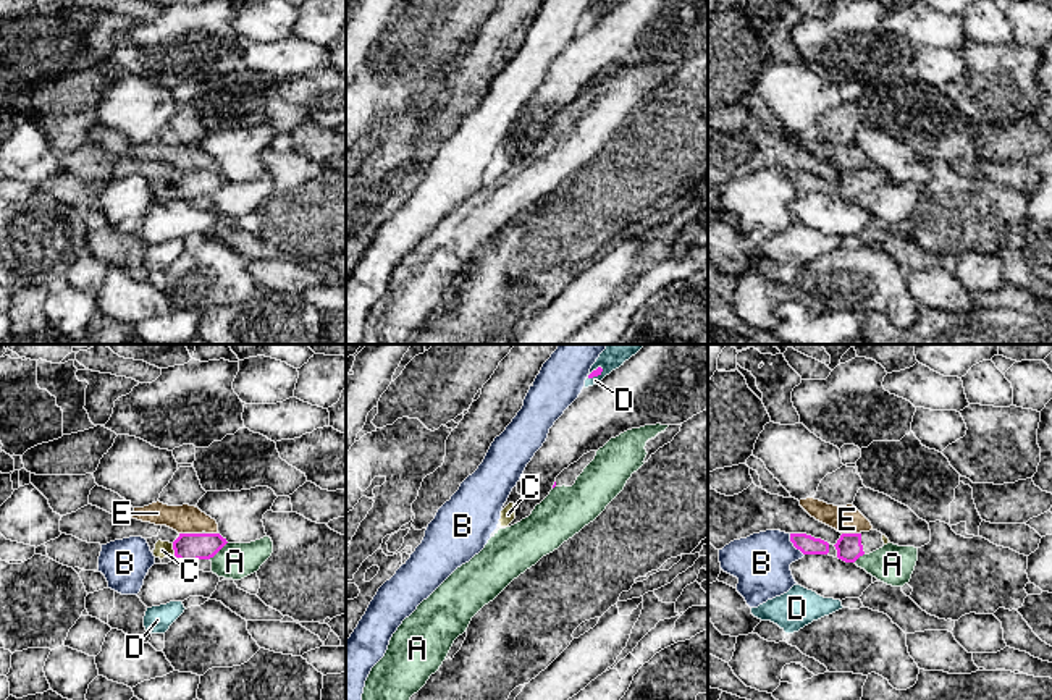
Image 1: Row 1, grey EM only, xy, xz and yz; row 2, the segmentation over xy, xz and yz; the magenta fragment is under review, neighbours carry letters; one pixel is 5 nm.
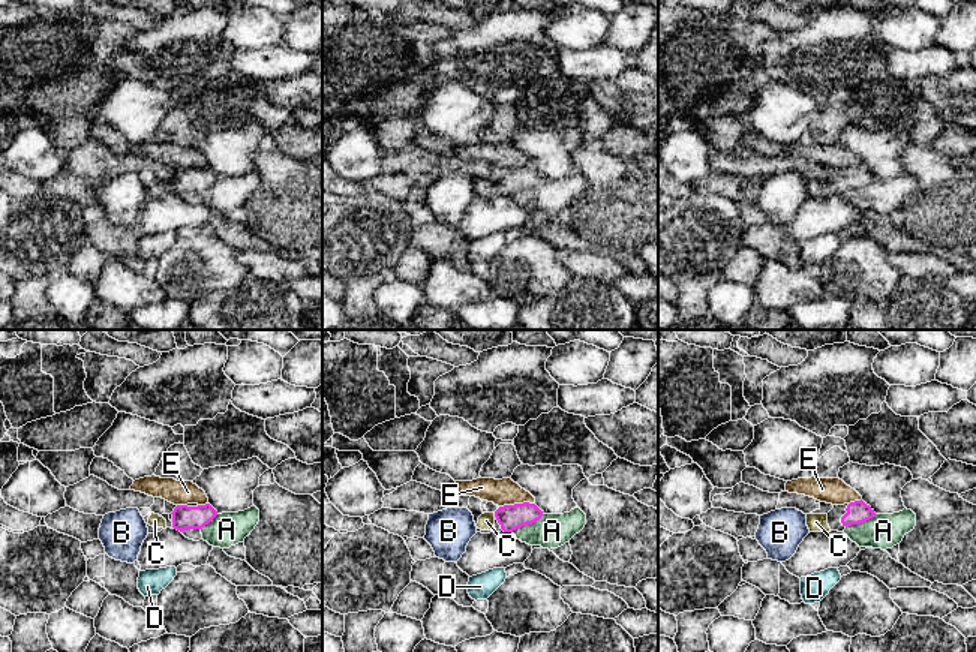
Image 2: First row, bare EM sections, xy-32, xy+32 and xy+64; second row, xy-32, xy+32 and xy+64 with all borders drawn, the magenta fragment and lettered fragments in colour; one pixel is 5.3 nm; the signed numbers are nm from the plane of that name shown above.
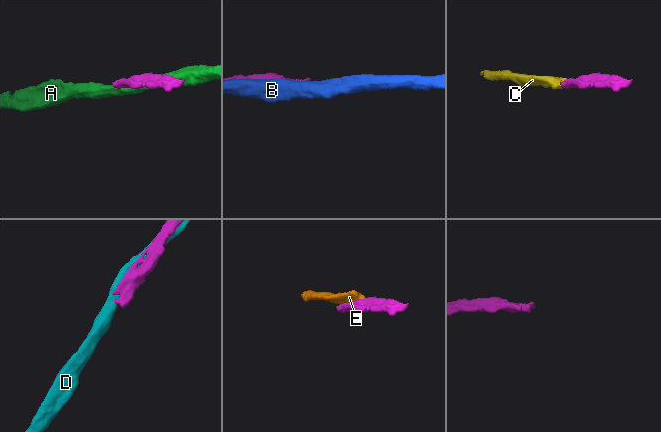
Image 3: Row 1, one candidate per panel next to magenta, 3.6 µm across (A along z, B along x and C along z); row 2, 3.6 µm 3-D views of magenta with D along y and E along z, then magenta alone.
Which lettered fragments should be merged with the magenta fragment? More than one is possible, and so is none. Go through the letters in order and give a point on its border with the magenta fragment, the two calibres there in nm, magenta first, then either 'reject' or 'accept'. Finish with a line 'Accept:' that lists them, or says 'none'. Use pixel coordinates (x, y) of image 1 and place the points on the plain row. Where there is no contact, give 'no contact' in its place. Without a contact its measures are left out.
A: xy (217, 189) | 140/180 nm | reject
B: yz (794, 183) | 100/280 nm | reject
C: xy (173, 186) | 140/80 nm | accept
D: xz (595, 13) | 40/60 nm | reject
E: xy (191, 172) | 140/140 nm | reject
Accept: C

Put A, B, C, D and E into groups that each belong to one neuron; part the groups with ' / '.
A / B / C / D / E

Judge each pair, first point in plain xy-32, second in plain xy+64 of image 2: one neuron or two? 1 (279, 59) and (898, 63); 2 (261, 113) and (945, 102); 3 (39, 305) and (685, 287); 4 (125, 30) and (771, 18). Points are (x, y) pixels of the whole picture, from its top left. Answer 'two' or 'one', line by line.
1: one
2: two
3: one
4: two

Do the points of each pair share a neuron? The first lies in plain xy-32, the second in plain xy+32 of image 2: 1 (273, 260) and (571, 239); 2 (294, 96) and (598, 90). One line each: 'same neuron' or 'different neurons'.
1: different neurons
2: same neuron

